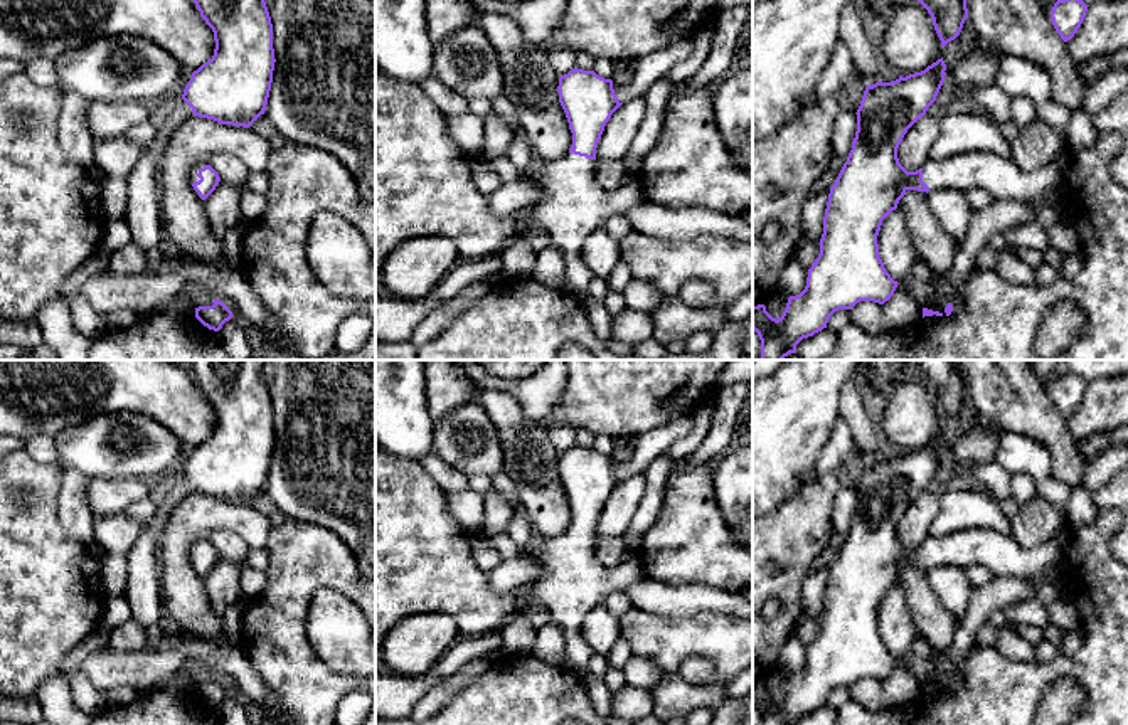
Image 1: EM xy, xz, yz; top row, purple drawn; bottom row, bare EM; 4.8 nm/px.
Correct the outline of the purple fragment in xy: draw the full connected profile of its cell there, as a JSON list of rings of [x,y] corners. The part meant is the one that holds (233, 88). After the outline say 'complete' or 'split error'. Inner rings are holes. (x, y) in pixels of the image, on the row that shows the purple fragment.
[[[194,0],[214,32],[214,56],[192,72],[182,99],[194,116],[249,128],[264,114],[274,71],[264,0]]]; complete

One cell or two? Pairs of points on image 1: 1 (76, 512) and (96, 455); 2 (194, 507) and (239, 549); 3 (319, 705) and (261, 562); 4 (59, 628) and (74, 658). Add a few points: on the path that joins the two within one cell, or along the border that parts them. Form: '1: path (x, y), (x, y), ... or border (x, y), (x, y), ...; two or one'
1: border (61, 468), (71, 468), (90, 480); two
2: border (206, 539), (218, 530), (238, 530), (250, 549); two
3: border (266, 547), (268, 567), (265, 571); two
4: border (100, 624), (68, 655), (61, 672); two

